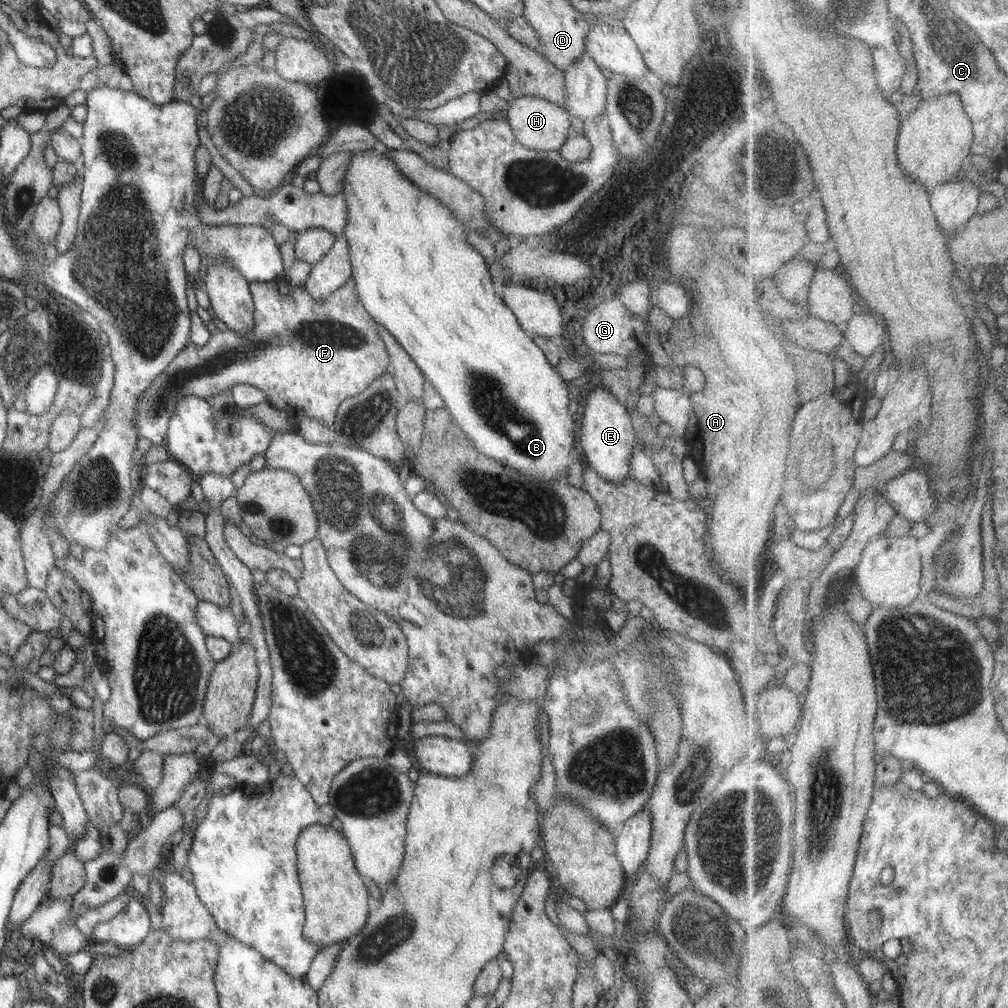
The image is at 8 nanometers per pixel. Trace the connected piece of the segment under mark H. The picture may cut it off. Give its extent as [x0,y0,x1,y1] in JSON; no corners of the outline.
[504,97,571,152]

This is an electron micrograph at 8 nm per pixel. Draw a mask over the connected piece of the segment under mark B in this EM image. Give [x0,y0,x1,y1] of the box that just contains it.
[342,150,576,481]

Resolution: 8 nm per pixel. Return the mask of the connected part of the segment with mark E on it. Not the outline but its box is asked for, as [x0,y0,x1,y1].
[578,388,639,484]

